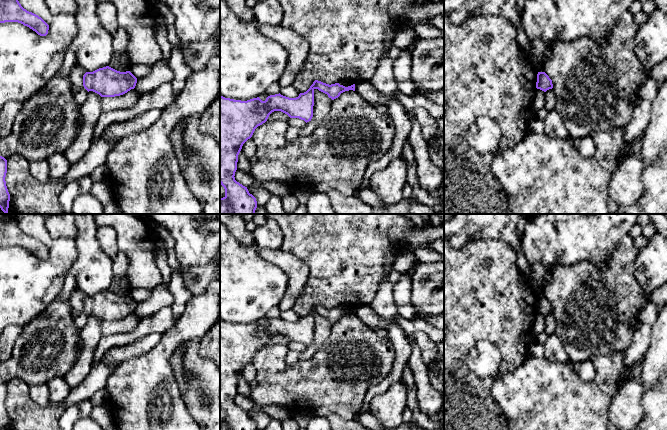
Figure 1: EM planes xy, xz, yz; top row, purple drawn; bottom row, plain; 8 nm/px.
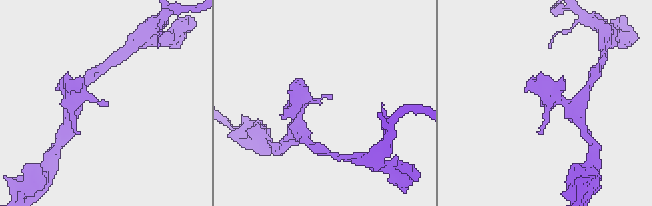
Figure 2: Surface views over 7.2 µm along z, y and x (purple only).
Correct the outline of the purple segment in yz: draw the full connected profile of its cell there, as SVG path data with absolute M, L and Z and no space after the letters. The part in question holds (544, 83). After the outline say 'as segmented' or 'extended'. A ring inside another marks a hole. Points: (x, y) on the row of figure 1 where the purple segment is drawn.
M538 72L536 88L544 92L553 88L552 80L545 72Z | as segmented

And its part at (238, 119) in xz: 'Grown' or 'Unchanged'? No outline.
Unchanged

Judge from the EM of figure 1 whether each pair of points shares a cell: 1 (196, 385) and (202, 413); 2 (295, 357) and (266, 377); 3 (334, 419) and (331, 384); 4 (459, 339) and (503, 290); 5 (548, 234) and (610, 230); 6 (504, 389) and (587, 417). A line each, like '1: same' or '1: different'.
1: same
2: different
3: different
4: same
5: same
6: same

